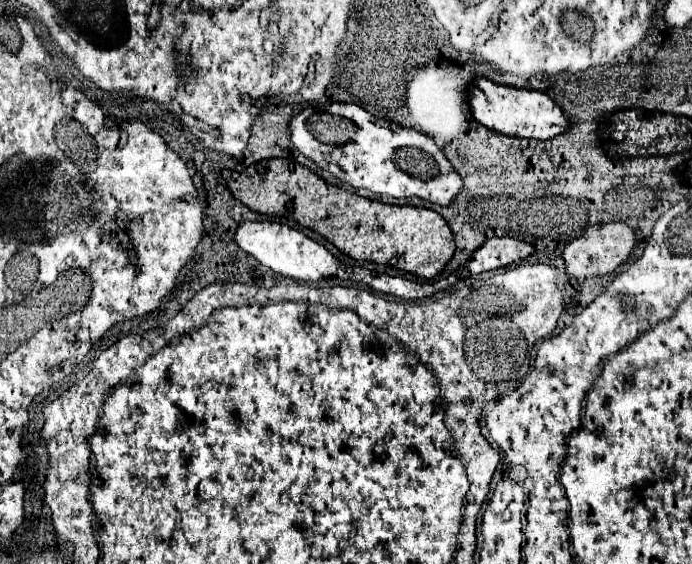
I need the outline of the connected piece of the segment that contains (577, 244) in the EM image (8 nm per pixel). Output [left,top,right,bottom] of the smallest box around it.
[562,223,636,279]

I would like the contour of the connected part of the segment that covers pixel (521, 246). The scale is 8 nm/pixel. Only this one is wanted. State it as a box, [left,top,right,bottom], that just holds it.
[466,237,534,275]

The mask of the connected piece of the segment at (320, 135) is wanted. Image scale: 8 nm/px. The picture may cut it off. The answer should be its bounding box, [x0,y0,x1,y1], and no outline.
[290,103,462,207]

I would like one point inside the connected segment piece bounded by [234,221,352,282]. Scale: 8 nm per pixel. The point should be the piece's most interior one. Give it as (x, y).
(287, 251)

